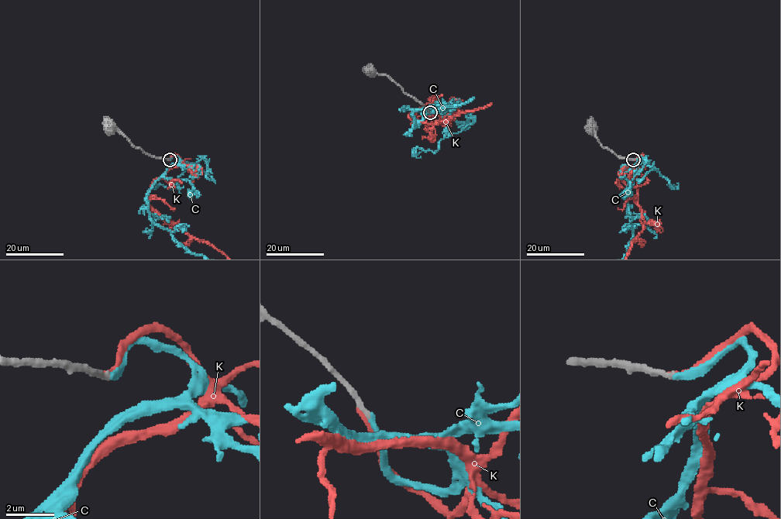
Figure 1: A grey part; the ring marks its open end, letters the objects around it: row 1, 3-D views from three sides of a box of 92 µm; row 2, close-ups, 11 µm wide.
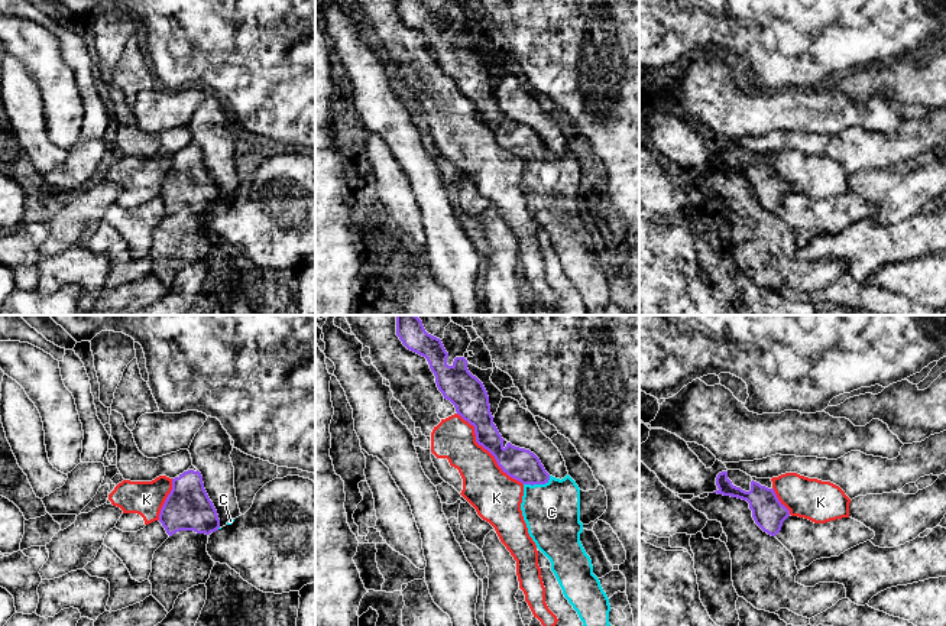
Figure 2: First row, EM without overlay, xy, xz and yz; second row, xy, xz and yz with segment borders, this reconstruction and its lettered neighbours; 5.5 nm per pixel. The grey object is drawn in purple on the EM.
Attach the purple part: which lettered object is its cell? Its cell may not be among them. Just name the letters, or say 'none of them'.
C

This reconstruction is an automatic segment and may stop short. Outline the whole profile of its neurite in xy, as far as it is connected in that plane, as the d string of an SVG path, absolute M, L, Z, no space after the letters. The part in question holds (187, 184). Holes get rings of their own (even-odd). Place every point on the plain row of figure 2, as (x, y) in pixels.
M198 146L172 155L172 166L161 185L159 198L169 213L179 207L205 211L218 207L220 195Z

